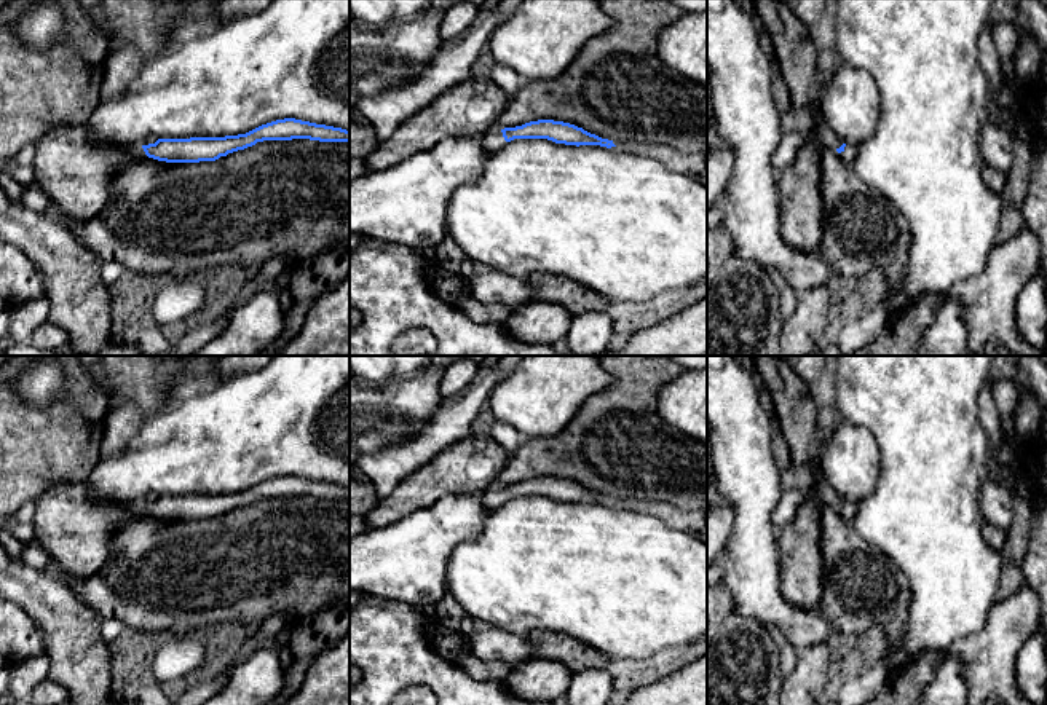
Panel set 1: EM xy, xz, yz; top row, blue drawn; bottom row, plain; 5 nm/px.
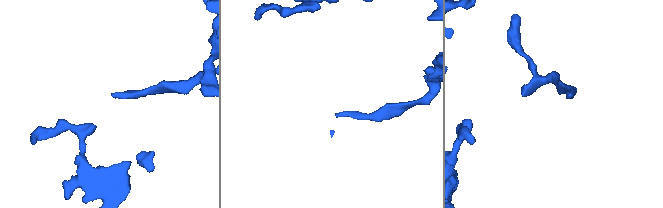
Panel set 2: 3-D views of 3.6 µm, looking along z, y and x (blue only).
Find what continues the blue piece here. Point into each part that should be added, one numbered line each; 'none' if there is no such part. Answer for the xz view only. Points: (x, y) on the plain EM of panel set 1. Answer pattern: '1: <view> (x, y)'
1: xz (492, 498)

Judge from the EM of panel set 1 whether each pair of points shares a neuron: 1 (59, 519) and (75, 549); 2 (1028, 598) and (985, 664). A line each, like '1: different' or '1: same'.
1: same
2: same

